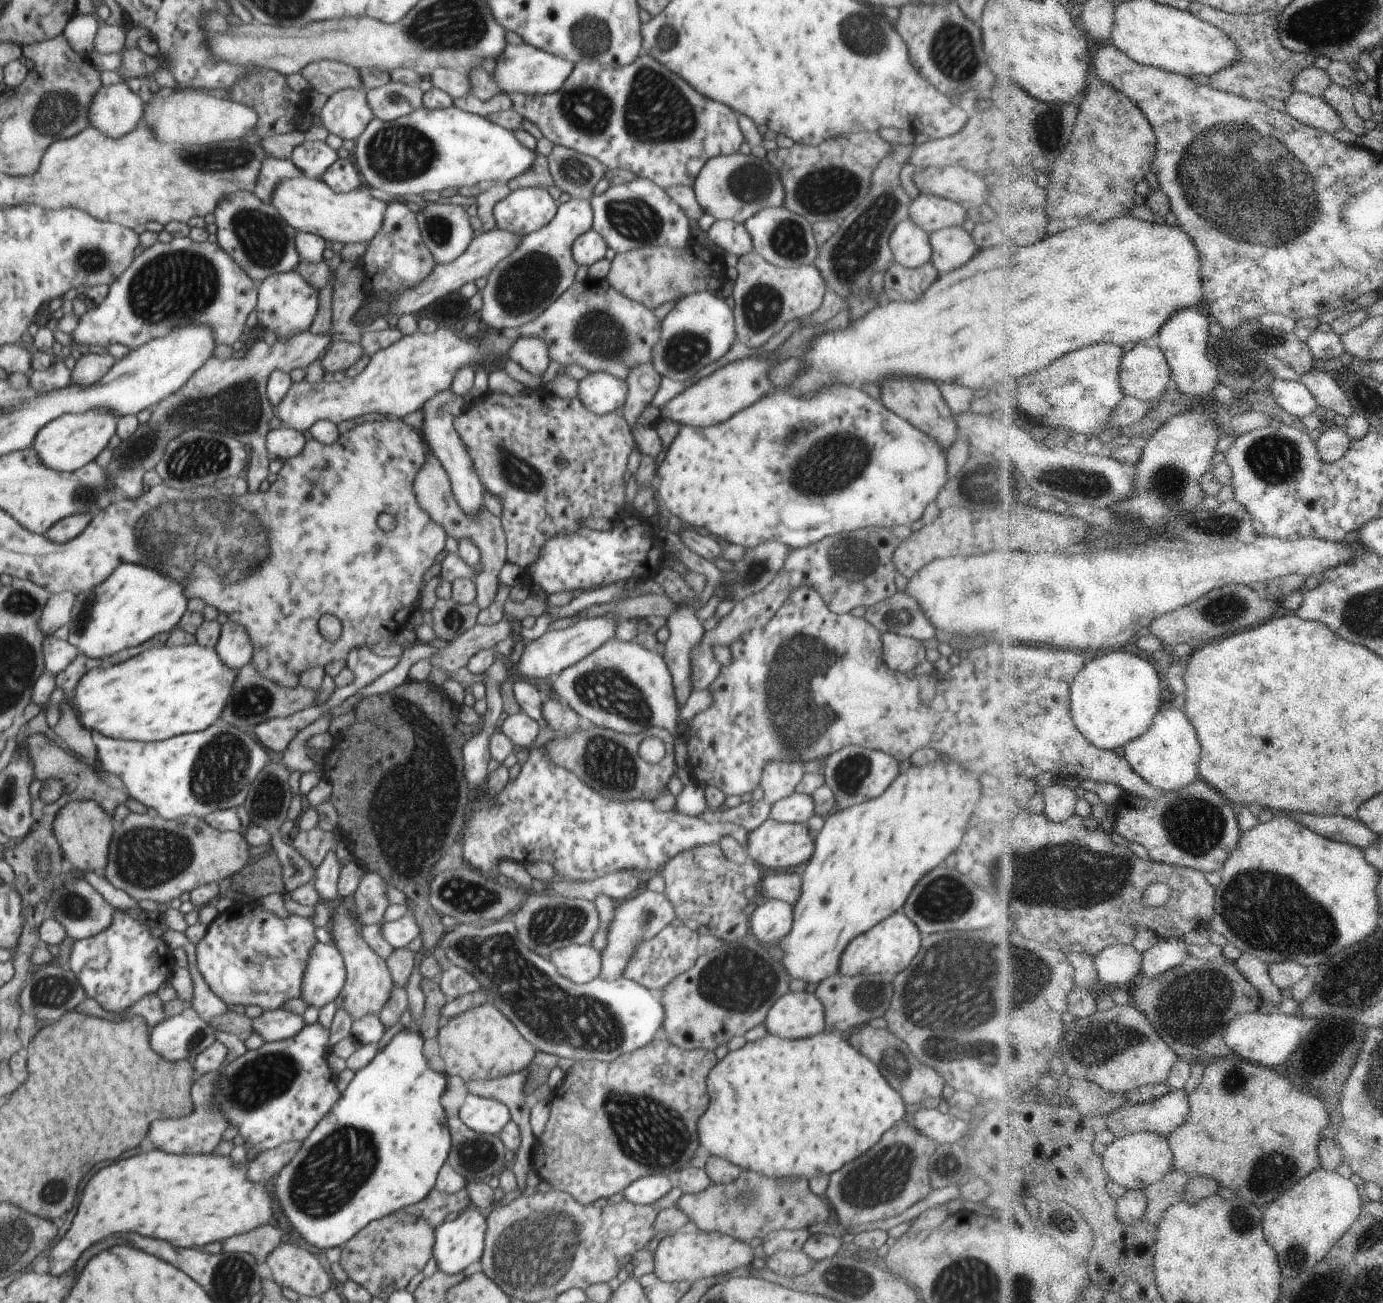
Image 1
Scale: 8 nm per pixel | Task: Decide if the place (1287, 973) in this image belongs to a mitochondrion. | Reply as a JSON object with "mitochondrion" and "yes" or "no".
{"mitochondrion":"yes"}

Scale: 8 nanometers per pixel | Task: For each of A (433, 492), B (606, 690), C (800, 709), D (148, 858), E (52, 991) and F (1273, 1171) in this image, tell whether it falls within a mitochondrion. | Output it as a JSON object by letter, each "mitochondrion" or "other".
{"A":"mitochondrion","B":"mitochondrion","C":"mitochondrion","D":"mitochondrion","E":"mitochondrion","F":"mitochondrion"}

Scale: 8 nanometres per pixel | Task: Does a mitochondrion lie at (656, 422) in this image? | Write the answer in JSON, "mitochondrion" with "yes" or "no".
{"mitochondrion":"no"}

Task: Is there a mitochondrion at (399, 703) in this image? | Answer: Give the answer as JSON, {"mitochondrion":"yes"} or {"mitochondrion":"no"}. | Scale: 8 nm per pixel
{"mitochondrion":"no"}

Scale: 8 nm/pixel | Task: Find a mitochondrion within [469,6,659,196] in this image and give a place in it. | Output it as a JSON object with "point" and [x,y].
{"point":[590,37]}

